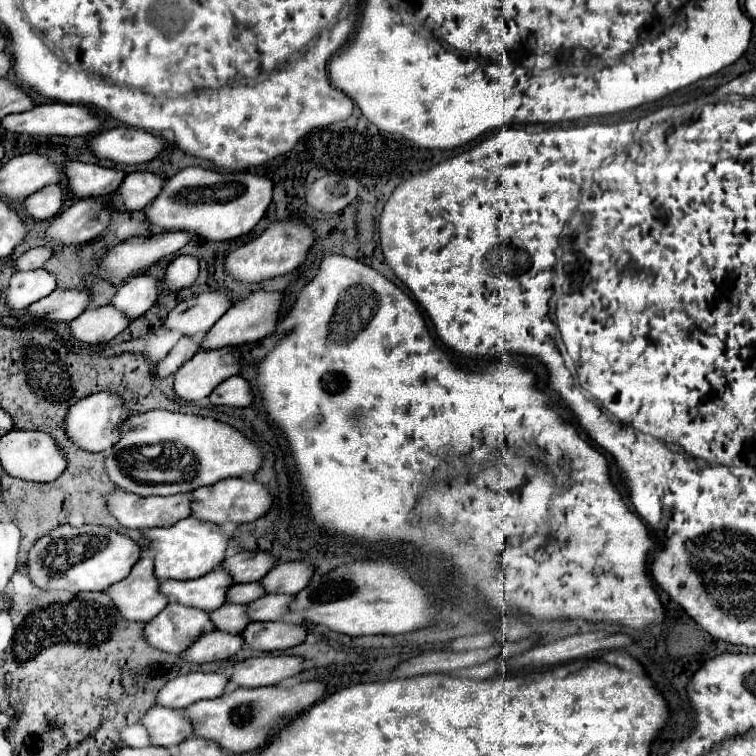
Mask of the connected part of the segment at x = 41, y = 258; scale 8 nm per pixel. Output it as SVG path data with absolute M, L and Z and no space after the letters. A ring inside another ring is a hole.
M41 245L41 247L33 247L27 253L23 253L17 259L17 269L19 271L29 271L29 269L39 269L43 267L43 263L47 261L47 257L53 255L51 245Z

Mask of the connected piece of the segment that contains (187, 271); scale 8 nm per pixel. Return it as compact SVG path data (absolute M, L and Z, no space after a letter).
M177 255L169 267L163 281L163 287L169 291L179 291L191 287L199 273L199 259L195 255Z

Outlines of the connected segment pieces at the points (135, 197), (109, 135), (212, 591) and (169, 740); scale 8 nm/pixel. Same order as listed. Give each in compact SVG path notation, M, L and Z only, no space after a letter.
M135 171L125 177L121 187L115 193L115 203L111 199L111 207L115 211L139 211L161 193L161 185L165 185L167 179L151 173L151 171Z
M115 127L101 131L91 141L91 151L101 159L137 165L155 159L165 149L165 139L145 133L143 129Z
M215 569L199 579L189 581L163 581L161 591L183 605L193 605L205 611L213 611L225 605L225 589L233 585L233 577L225 573L225 569Z
M153 707L145 713L143 725L149 729L153 745L159 747L175 747L193 735L193 725L185 721L181 709Z

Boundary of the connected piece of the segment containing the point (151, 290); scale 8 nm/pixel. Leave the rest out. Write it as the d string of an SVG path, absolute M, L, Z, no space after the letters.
M141 273L129 277L129 281L119 287L111 305L123 311L129 319L137 319L155 305L159 295L161 295L161 279L149 273Z

